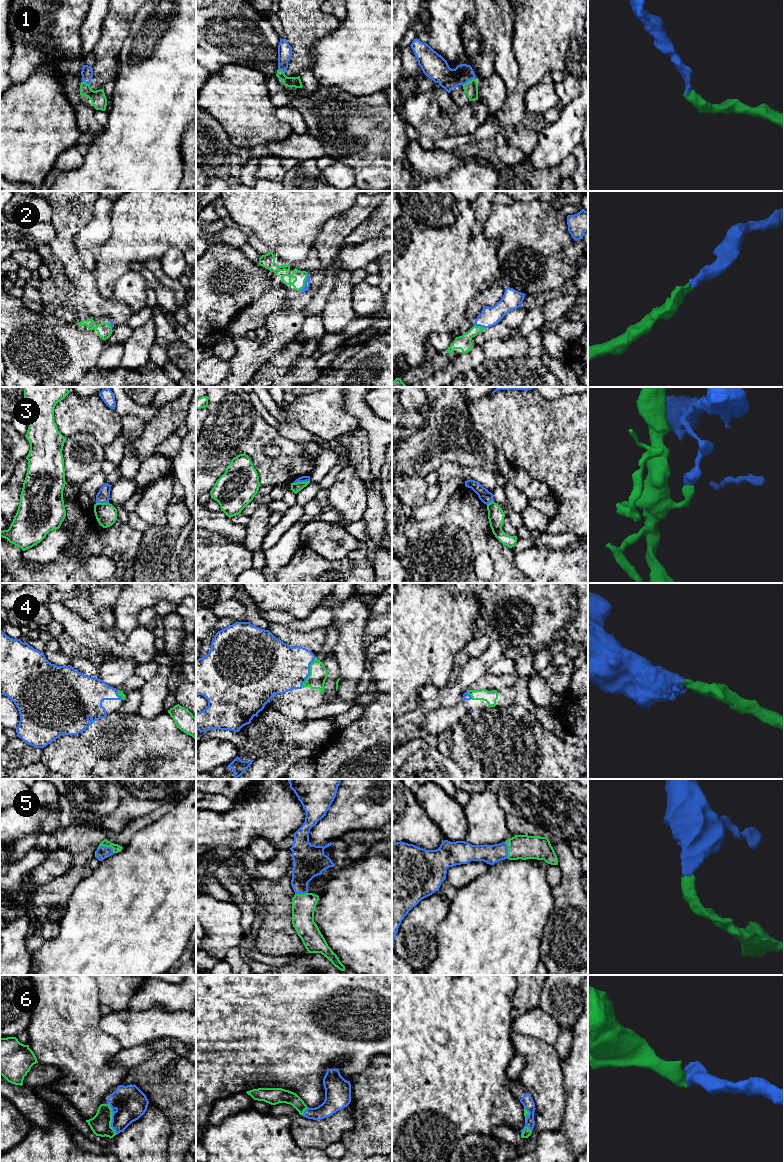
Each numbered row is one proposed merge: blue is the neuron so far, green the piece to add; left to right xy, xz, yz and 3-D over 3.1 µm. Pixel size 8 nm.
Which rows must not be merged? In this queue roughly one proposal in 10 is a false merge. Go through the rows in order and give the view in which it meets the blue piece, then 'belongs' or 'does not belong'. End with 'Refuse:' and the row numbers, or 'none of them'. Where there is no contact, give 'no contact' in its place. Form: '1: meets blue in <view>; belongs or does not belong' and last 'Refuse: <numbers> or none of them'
1: meets blue in yz; belongs
2: meets blue in xz; belongs
3: meets blue in xz; does not belong
4: meets blue in xz; belongs
5: meets blue in xy; belongs
6: meets blue in xy; belongs
Refuse: 3

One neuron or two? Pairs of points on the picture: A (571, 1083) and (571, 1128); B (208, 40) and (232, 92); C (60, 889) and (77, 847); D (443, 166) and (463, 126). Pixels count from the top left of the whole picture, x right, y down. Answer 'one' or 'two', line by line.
A: one
B: two
C: one
D: two

